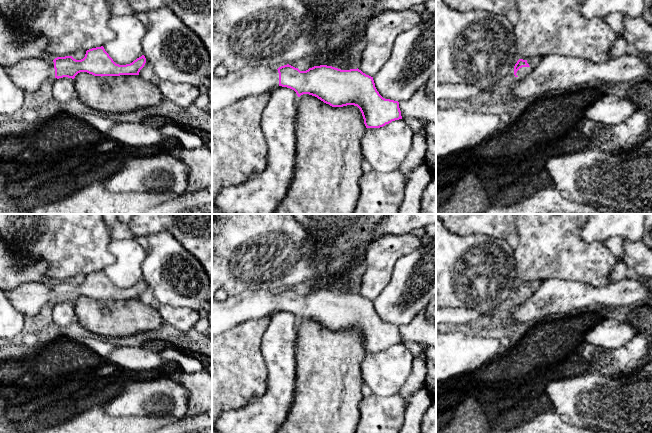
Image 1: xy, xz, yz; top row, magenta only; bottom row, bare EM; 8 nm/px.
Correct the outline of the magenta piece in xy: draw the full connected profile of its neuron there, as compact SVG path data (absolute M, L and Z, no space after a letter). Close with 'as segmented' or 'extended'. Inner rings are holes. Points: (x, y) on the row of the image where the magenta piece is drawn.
M101 46L87 50L81 60L76 60L72 56L57 57L54 60L31 57L3 69L17 87L34 98L54 78L74 79L80 72L101 77L139 75L145 63L146 58L142 55L130 64L116 64Z | extended

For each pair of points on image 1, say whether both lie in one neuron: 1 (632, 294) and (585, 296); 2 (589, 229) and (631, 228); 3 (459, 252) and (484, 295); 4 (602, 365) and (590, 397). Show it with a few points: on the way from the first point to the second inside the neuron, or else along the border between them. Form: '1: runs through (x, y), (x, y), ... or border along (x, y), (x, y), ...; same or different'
1: runs through (620, 294), (597, 295); same
2: runs through (599, 228), (621, 228); same
3: runs through (466, 263), (484, 281), (484, 284); same
4: border along (589, 370), (606, 375), (623, 373); different

